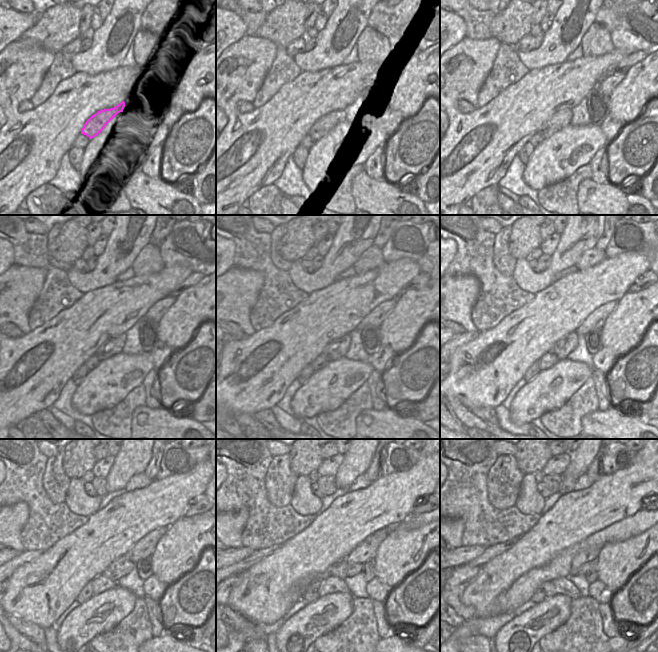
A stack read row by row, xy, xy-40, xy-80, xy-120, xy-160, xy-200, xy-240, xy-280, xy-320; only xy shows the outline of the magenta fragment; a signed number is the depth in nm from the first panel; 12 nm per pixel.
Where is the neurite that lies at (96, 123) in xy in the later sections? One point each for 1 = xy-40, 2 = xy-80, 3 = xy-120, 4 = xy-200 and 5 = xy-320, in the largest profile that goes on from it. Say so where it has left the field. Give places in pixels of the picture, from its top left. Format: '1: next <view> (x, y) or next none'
1: next xy-40 (322, 126)
2: next xy-80 (562, 118)
3: next xy-120 (114, 345)
4: next xy-200 (562, 348)
5: next xy-320 (582, 570)

